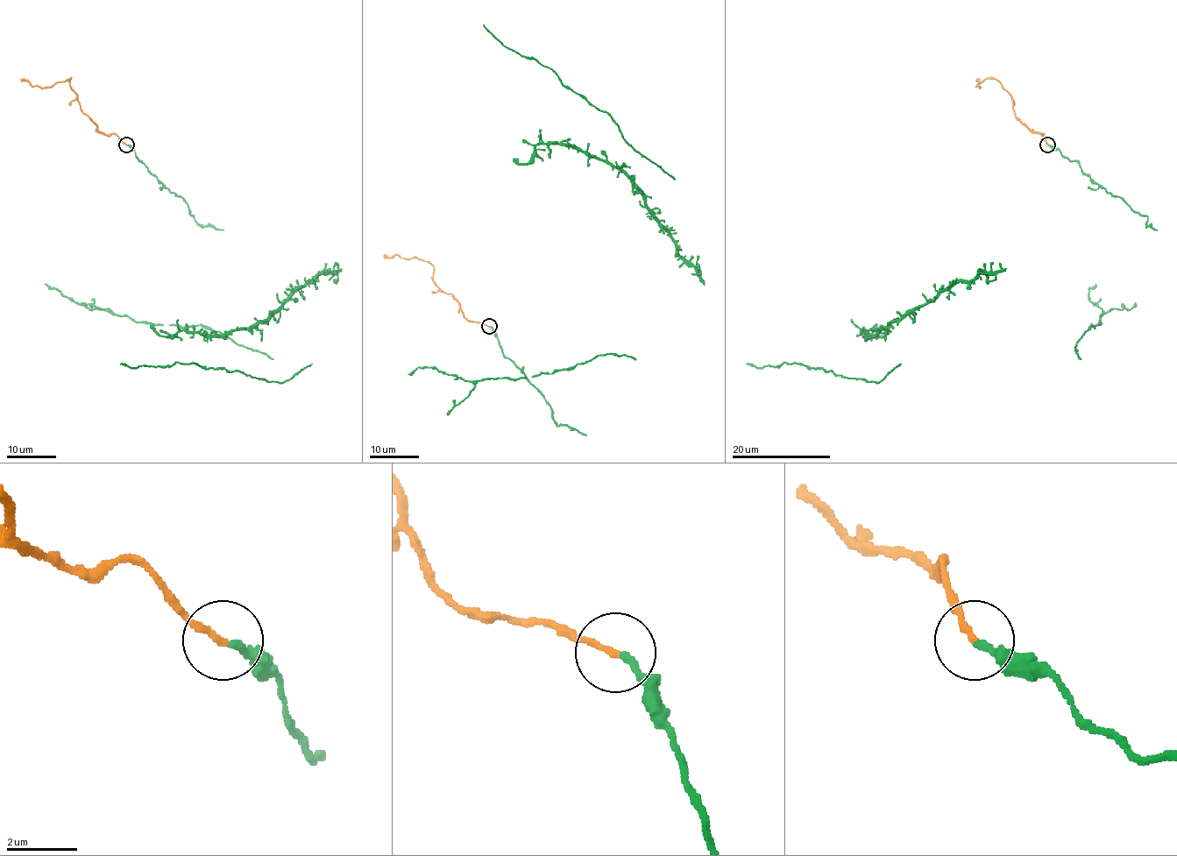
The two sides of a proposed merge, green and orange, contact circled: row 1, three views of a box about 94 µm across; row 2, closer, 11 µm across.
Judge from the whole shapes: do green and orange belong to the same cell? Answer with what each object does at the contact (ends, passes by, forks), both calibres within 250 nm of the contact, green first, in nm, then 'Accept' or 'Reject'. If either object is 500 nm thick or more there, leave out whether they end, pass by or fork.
At the ring green ends. At the ring orange ends. Thickness 200 nm (green) against 180 nm. Accept

